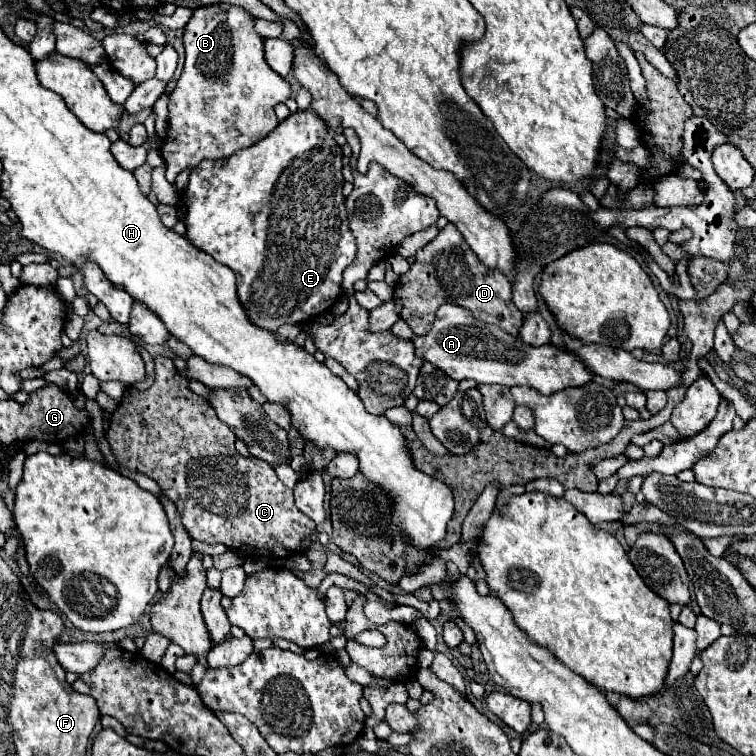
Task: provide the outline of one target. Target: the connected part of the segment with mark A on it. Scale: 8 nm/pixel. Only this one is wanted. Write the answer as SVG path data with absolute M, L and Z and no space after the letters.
M445 303L437 309L437 319L429 335L413 337L413 345L417 357L443 369L455 381L475 379L477 383L497 383L505 387L527 385L543 395L551 395L563 391L565 387L581 387L593 377L593 373L575 353L555 345L533 347L521 343L519 337L511 337L495 325L475 319L471 311L451 303Z

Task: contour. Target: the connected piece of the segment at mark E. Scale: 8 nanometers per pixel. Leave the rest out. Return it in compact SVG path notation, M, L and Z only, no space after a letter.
M299 109L297 113L291 113L287 119L279 121L277 129L273 129L265 139L257 141L249 149L241 149L231 155L231 159L203 159L201 165L197 165L191 175L189 175L189 185L181 193L181 201L185 205L185 227L187 233L185 237L189 239L191 245L197 249L209 253L215 261L227 265L235 275L237 275L237 297L241 299L245 313L249 315L249 321L253 325L259 325L261 329L275 331L285 323L311 323L315 317L327 313L339 299L341 299L341 279L343 271L353 263L357 245L353 239L353 233L349 231L349 221L347 221L347 211L345 211L345 197L341 193L343 187L343 175L341 175L341 147L333 141L333 135L329 133L325 121L311 109Z

